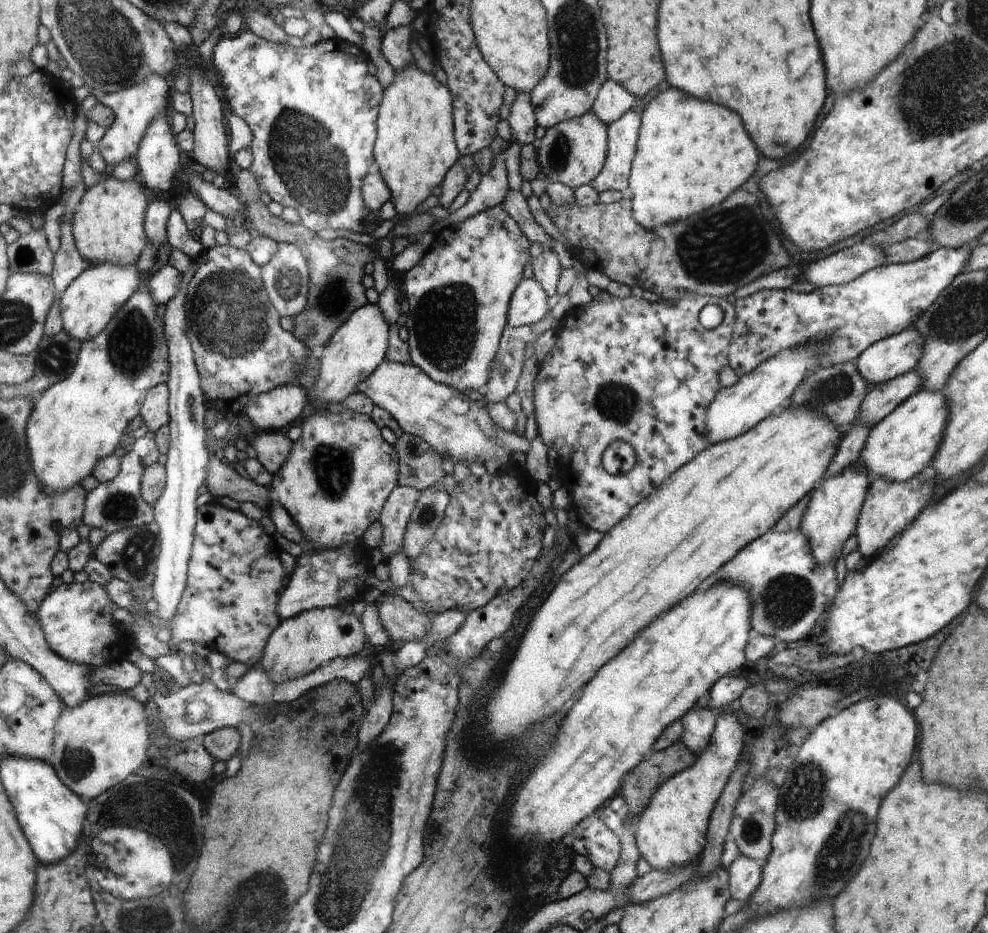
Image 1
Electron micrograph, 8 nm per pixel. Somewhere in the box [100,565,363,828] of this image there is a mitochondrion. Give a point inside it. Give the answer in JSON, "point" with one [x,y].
{"point":[147,797]}

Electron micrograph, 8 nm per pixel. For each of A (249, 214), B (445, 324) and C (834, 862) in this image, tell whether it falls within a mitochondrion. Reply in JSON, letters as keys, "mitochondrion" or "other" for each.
{"A":"other","B":"mitochondrion","C":"mitochondrion"}

